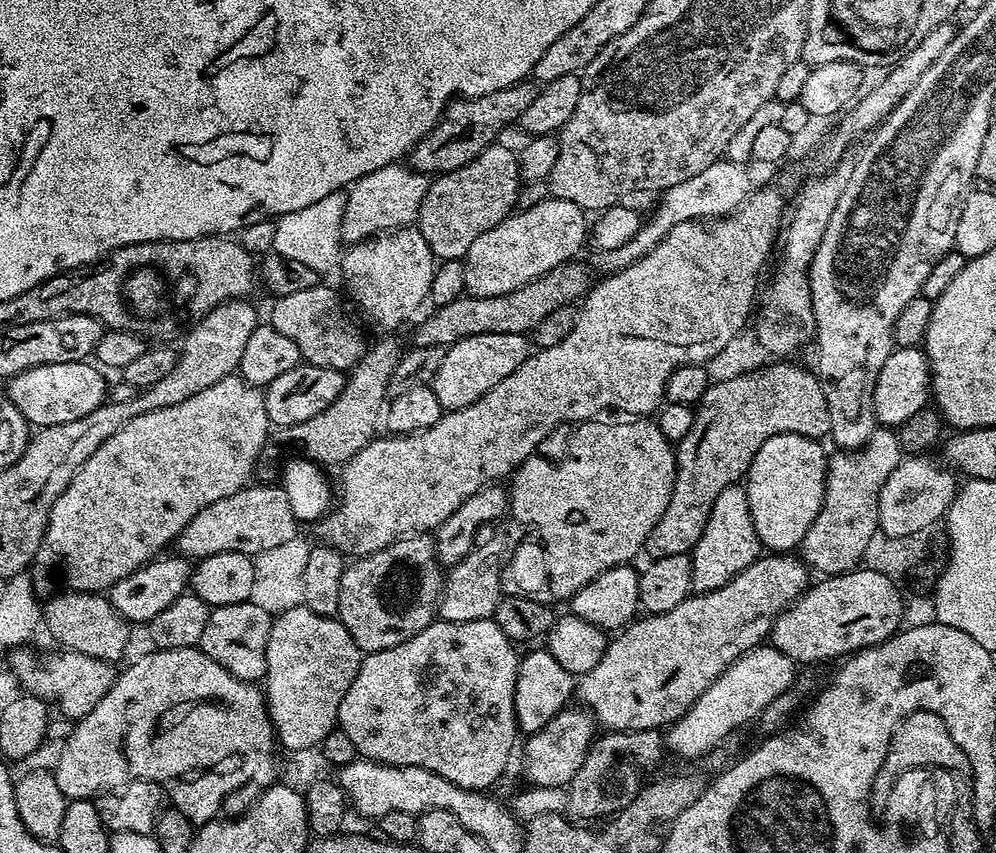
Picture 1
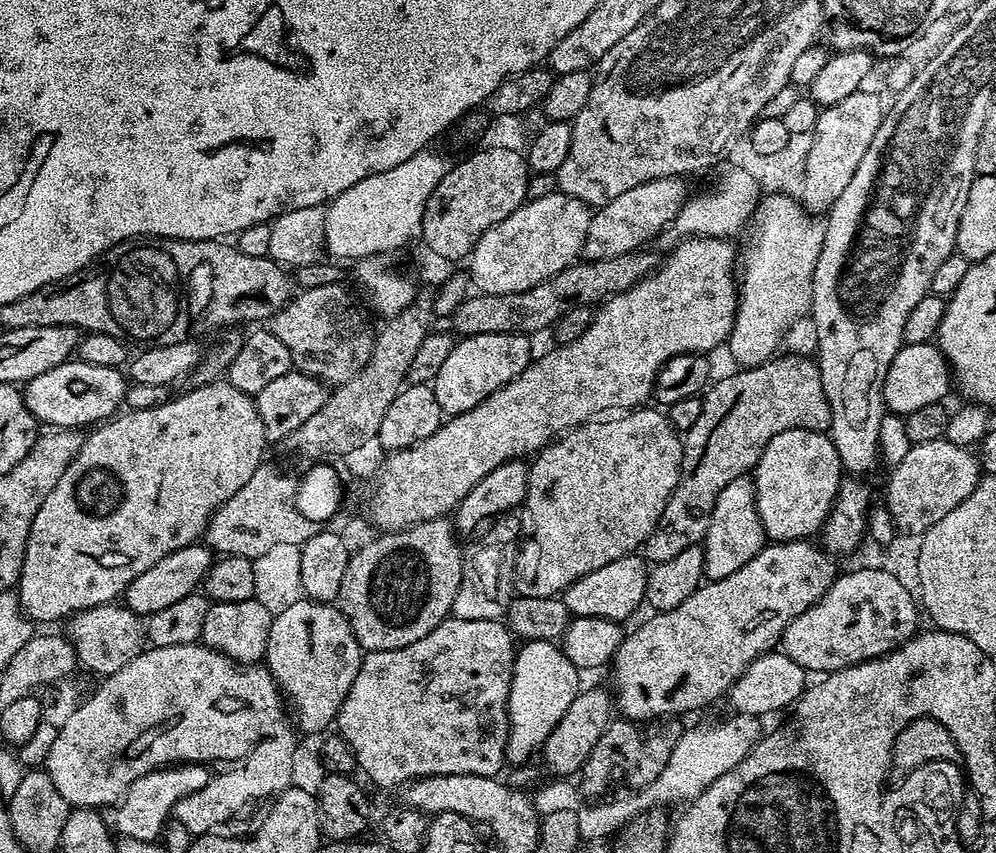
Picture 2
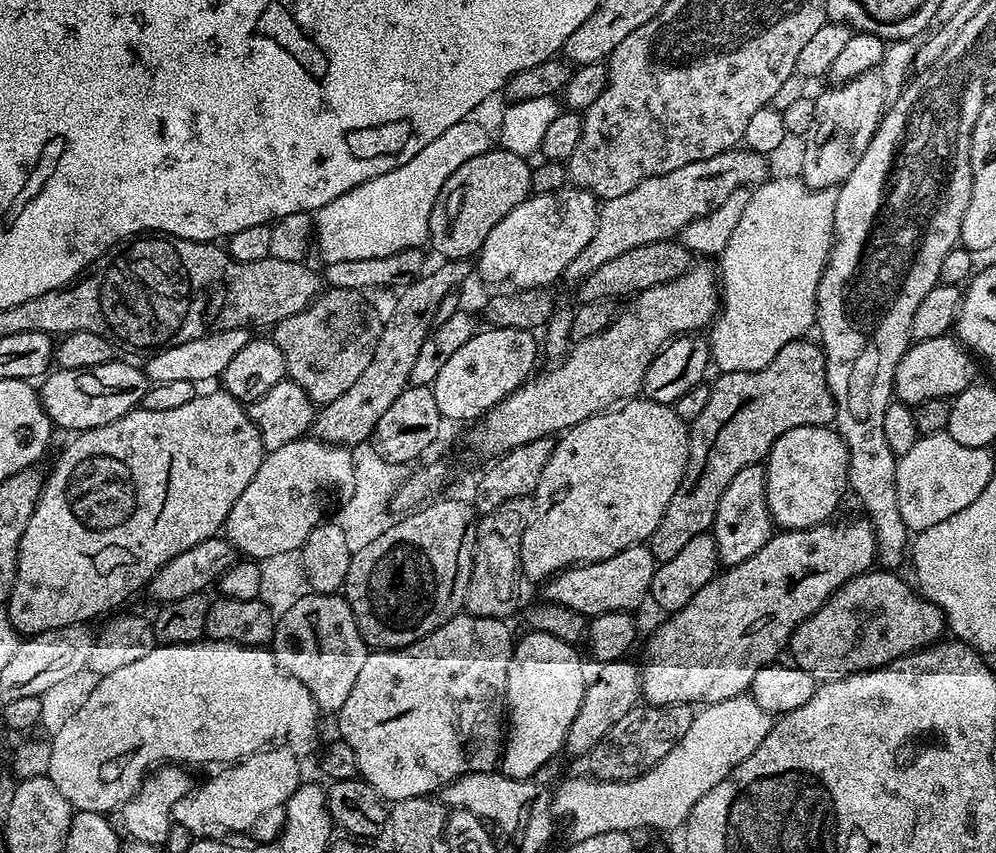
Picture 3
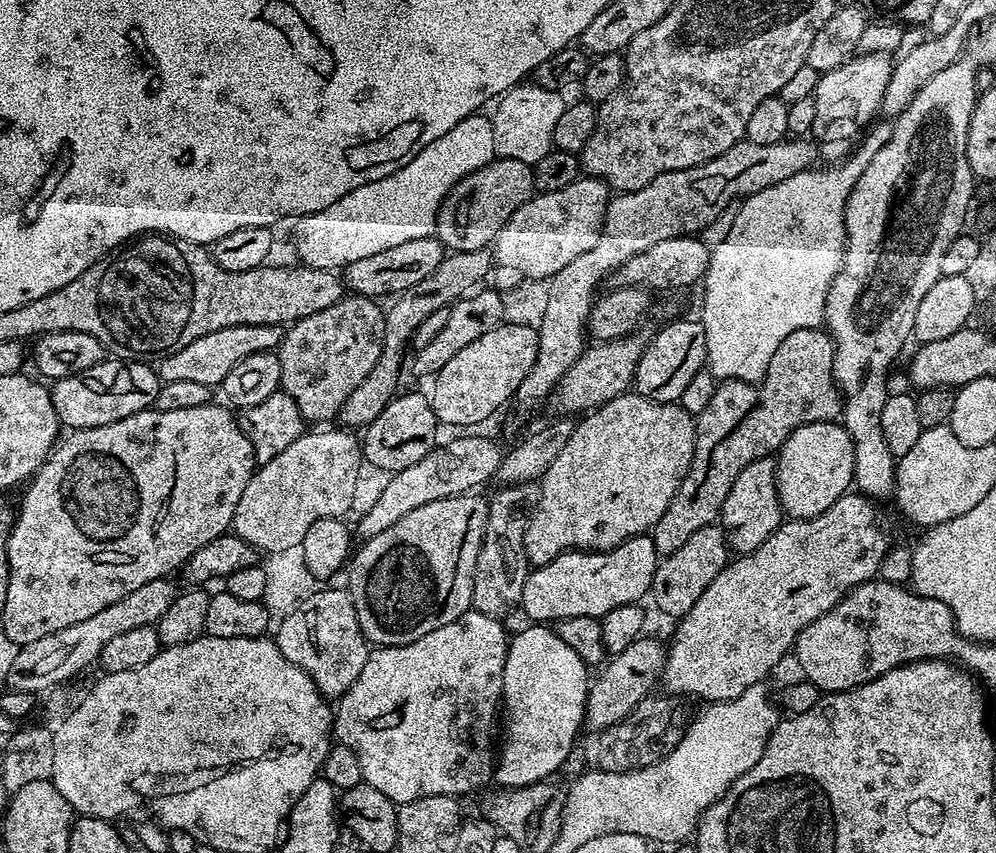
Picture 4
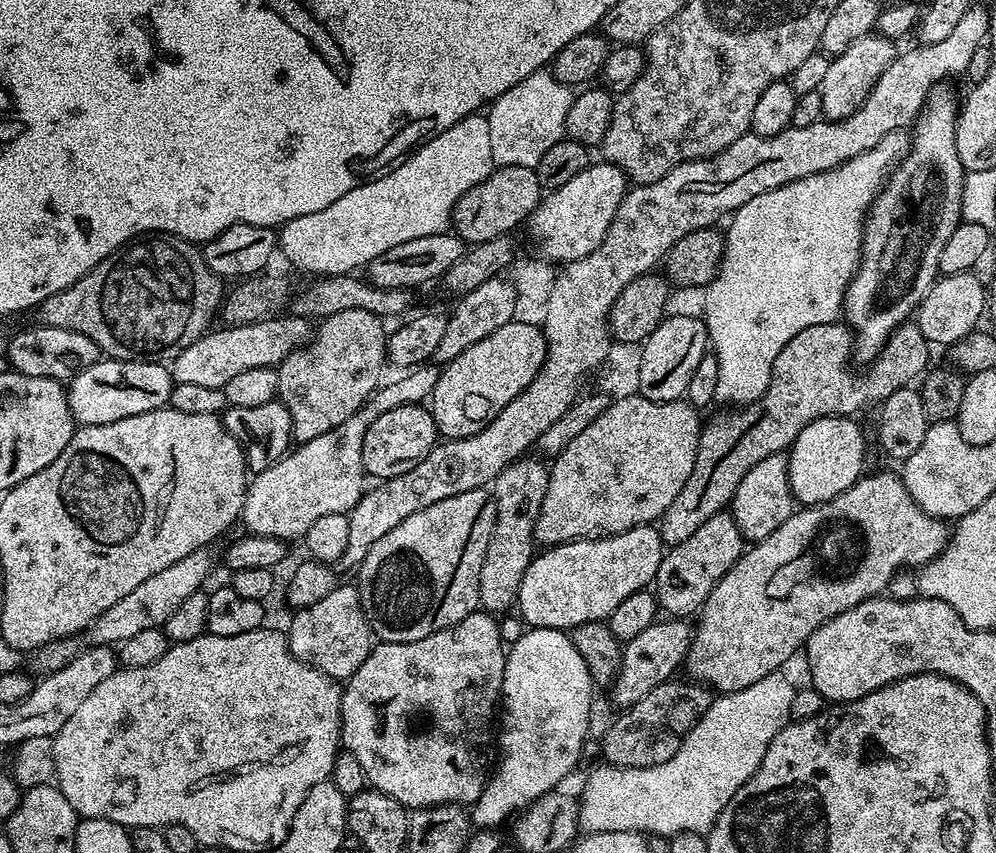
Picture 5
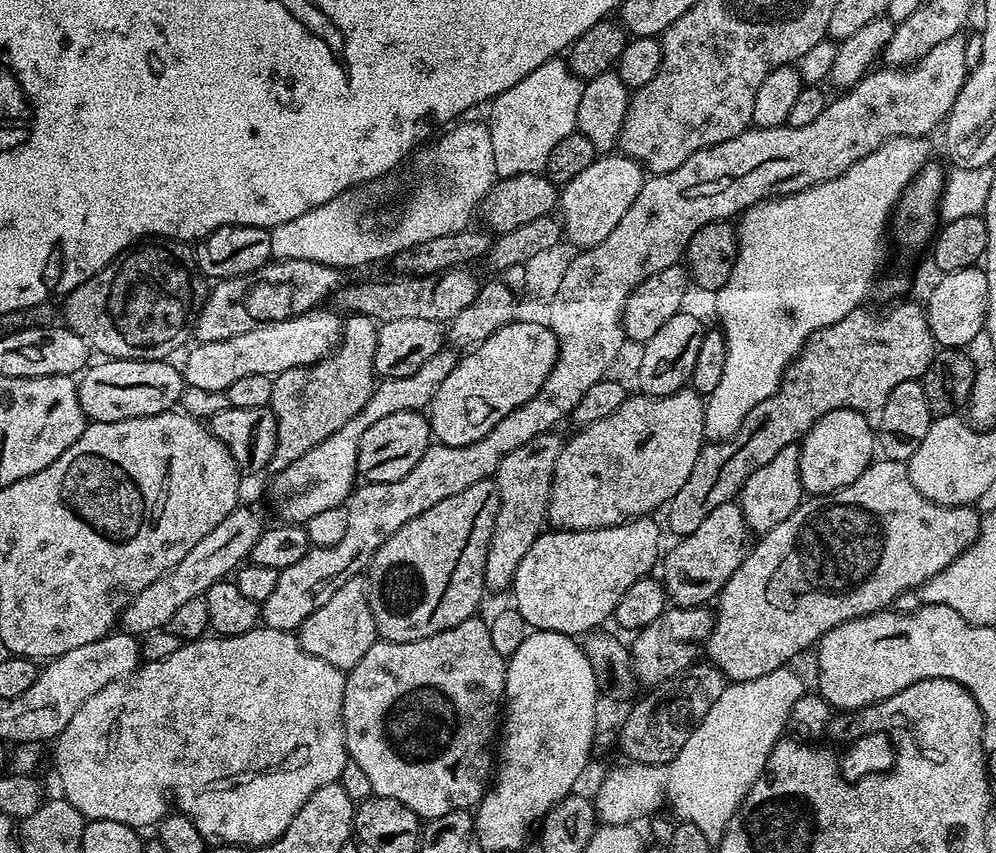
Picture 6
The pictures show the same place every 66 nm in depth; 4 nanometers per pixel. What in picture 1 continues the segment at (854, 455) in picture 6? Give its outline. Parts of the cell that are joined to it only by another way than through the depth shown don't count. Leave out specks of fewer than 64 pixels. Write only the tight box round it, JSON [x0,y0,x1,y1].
[742,434,829,554]

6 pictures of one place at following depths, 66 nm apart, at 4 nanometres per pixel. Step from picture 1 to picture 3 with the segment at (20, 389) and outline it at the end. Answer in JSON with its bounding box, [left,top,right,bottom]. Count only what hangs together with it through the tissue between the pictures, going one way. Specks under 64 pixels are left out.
[38,358,150,434]

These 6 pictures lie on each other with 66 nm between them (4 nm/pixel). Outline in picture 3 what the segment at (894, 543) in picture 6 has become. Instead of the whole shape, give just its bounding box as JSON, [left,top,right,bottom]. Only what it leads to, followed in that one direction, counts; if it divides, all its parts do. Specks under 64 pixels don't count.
[640,518,877,706]

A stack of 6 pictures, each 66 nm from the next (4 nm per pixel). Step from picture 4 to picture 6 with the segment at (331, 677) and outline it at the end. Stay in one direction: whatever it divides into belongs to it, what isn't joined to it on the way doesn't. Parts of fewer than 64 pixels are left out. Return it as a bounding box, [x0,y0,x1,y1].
[298,578,378,670]

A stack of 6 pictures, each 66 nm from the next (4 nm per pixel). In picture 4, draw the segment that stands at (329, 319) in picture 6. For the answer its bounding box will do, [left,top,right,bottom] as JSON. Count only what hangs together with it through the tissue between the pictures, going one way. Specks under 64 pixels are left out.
[158,324,282,386]

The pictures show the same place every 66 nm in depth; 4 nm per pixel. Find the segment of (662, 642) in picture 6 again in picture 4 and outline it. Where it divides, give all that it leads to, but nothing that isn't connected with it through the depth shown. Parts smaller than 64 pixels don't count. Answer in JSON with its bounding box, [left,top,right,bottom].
[584,634,666,730]

